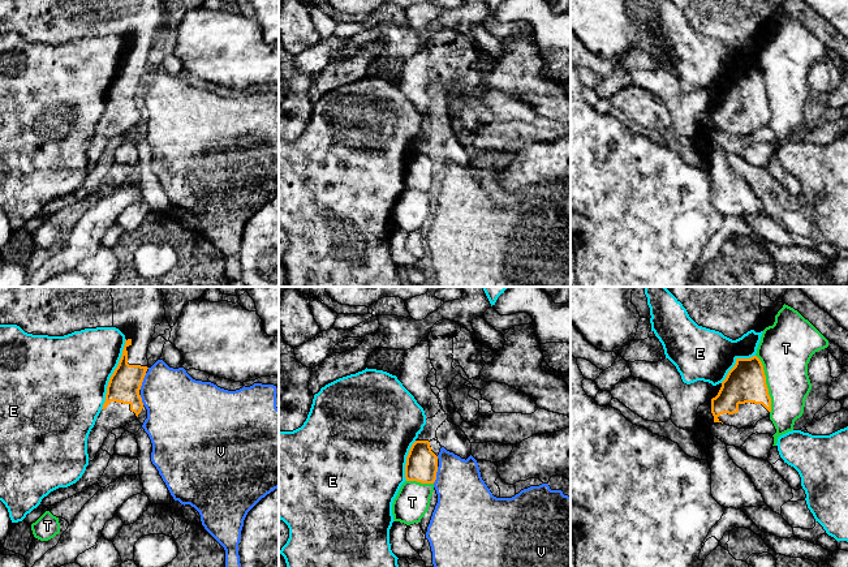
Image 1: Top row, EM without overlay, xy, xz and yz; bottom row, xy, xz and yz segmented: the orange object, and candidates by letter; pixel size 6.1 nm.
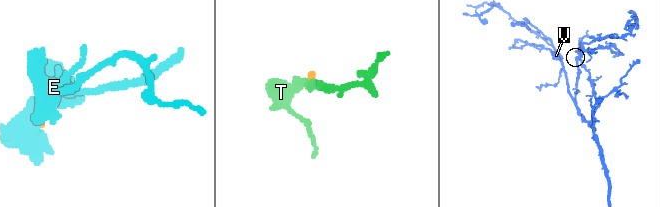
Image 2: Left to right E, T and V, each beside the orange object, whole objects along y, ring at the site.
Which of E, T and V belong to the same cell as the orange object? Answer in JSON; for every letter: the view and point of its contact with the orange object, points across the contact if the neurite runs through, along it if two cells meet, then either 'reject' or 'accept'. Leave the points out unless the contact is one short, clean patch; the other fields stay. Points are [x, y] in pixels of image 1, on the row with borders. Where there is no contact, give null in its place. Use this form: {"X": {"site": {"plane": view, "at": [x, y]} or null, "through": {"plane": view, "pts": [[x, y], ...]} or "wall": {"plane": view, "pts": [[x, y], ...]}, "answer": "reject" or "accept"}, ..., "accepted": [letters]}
{"E": {"site": {"plane": "xy", "at": [112, 374]}, "answer": "reject"}, "T": {"site": {"plane": "yz", "at": [765, 383]}, "answer": "reject"}, "V": {"site": {"plane": "xy", "at": [142, 381]}, "wall": {"plane": "xy", "pts": [[146, 373], [140, 389]]}, "answer": "reject"}, "accepted": []}

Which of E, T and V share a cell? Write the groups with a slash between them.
E / T / V

